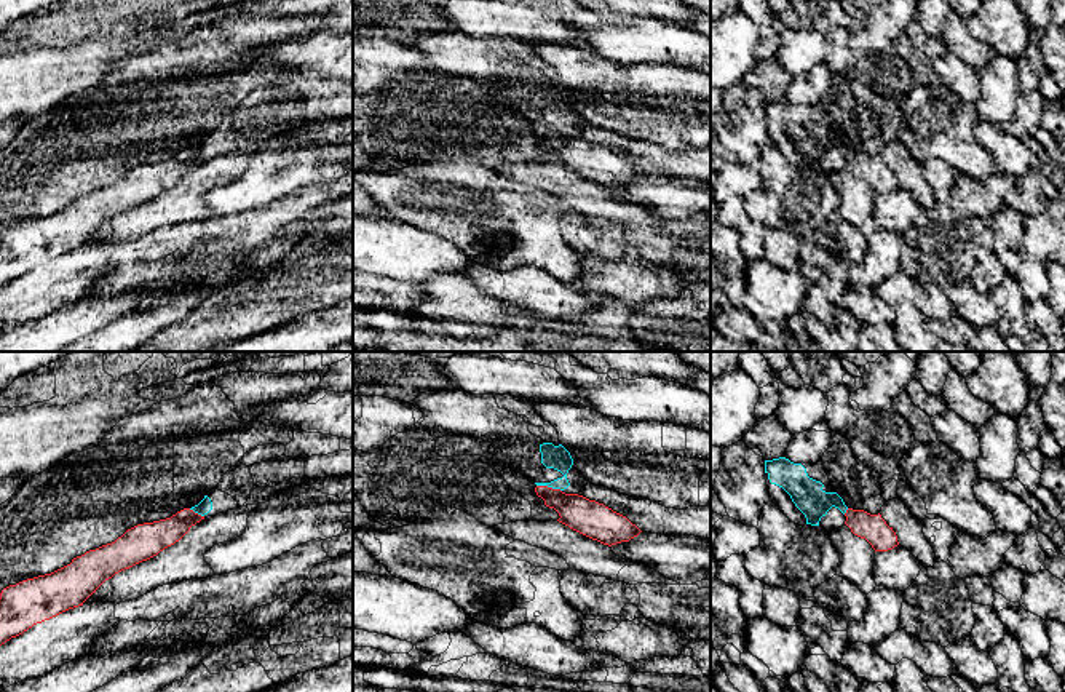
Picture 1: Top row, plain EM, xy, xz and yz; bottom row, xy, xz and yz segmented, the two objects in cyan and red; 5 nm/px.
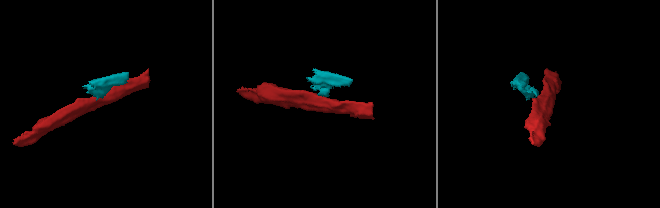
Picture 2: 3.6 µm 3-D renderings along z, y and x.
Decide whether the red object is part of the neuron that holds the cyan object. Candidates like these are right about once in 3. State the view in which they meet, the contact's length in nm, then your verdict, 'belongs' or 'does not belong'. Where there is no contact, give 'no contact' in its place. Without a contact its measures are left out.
meets cyan in xz; contact 130 nm long; does not belong

